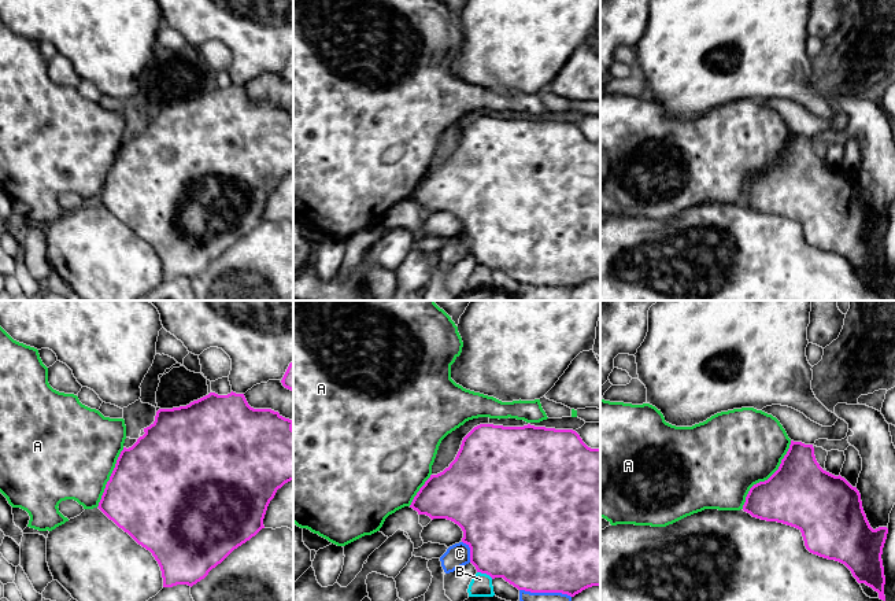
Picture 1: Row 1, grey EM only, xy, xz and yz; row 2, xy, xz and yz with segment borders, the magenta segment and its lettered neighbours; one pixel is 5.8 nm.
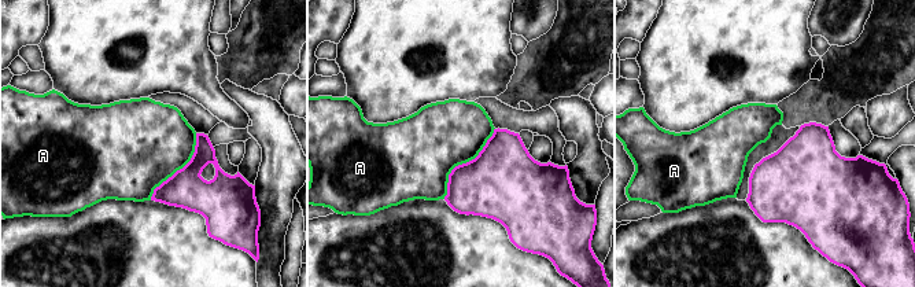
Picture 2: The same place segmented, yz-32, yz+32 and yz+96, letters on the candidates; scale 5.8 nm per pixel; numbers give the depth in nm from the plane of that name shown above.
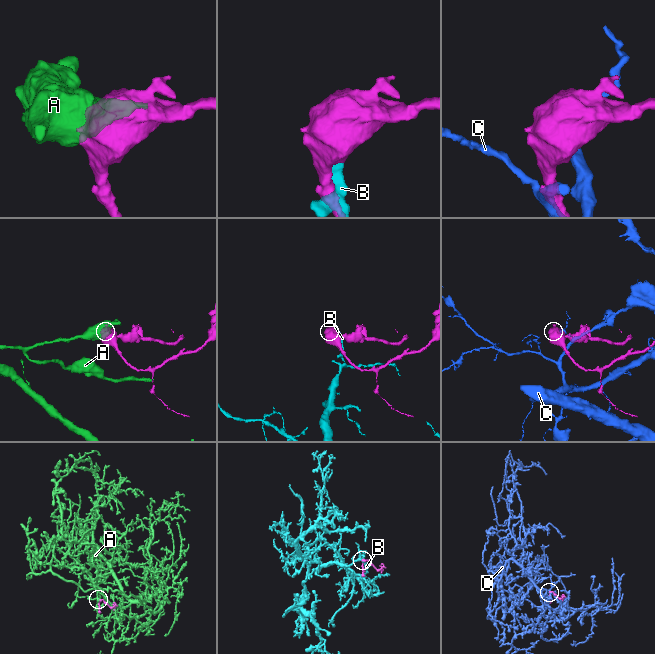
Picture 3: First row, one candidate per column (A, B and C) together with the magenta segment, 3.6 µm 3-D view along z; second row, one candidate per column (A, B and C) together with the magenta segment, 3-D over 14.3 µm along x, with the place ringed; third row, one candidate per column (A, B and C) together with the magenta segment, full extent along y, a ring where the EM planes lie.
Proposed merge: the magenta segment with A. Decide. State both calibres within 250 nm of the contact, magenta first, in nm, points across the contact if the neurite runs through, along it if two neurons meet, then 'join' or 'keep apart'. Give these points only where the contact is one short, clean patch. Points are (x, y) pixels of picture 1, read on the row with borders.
calibres 380 and 460 nm; join

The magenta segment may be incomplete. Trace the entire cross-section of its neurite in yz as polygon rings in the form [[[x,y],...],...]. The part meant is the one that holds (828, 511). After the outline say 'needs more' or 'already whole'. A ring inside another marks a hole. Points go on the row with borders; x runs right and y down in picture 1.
[[[791,440],[778,469],[750,488],[743,510],[761,520],[798,528],[810,553],[844,564],[858,583],[872,587],[885,601],[881,554],[888,528],[870,527],[857,487],[840,475],[824,471],[816,460],[813,445]]]; already whole

